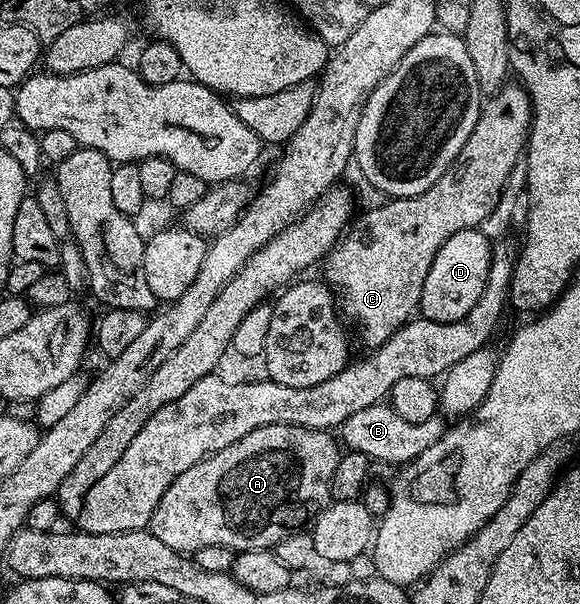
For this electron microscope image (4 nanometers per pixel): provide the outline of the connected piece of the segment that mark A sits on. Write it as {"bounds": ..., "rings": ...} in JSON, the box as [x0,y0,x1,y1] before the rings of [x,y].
{"bounds":[147,425,342,553],"rings":[[[262,425],[262,429],[254,429],[252,433],[246,433],[244,437],[234,441],[234,445],[226,445],[226,449],[218,449],[218,453],[207,455],[205,459],[198,461],[198,465],[190,465],[190,469],[186,469],[186,473],[176,478],[170,485],[170,489],[166,489],[166,493],[162,495],[162,501],[158,501],[158,509],[154,509],[154,517],[150,517],[147,530],[152,531],[154,537],[158,537],[158,541],[166,541],[166,545],[170,545],[175,551],[185,553],[194,553],[202,549],[202,545],[222,545],[237,553],[267,551],[275,548],[276,543],[286,536],[305,530],[306,525],[311,524],[316,516],[328,506],[333,498],[331,485],[334,469],[338,465],[341,454],[342,447],[337,436],[328,431],[315,431],[298,425]]]}

